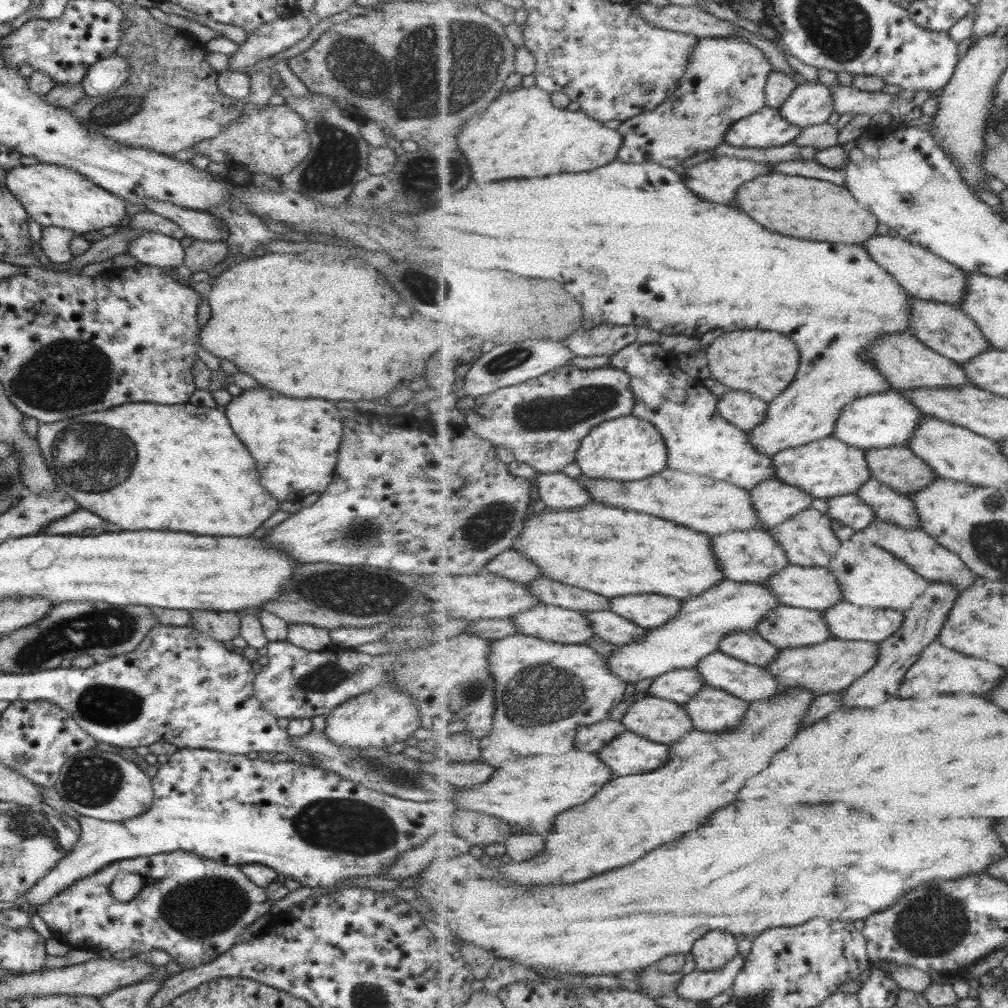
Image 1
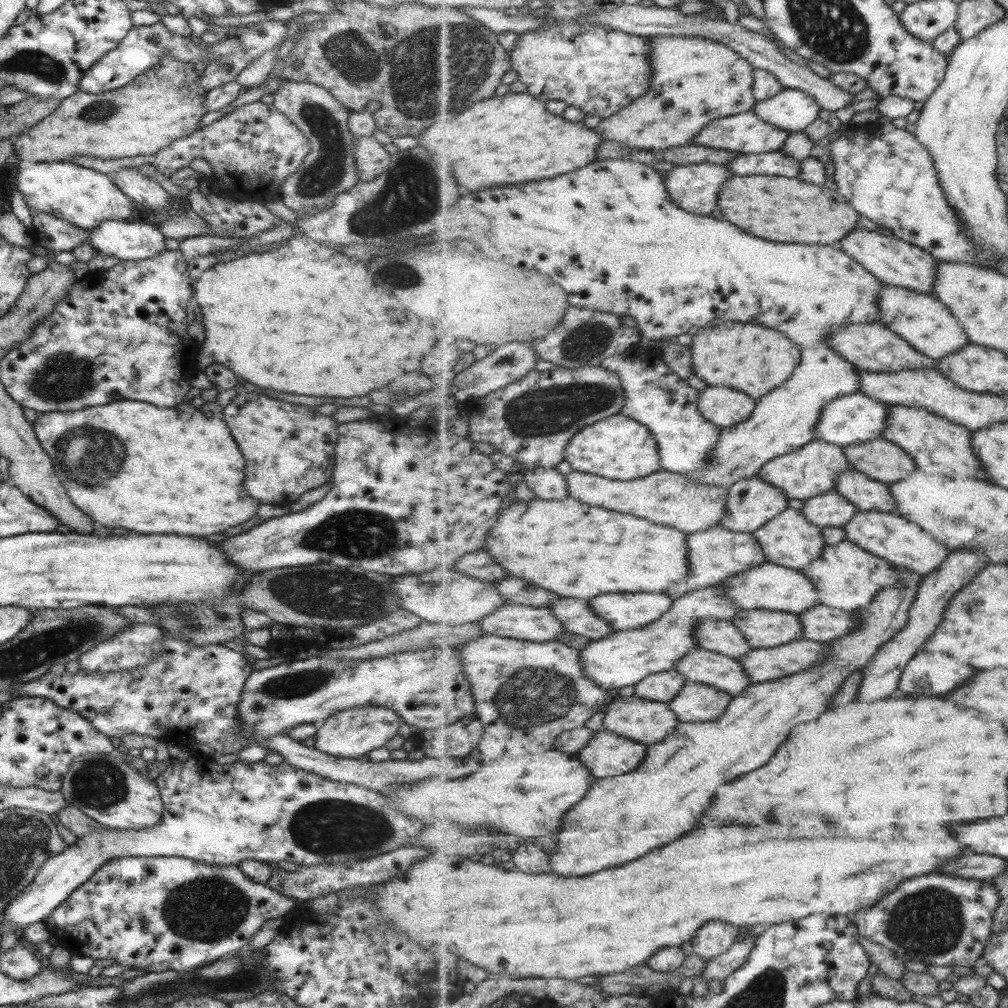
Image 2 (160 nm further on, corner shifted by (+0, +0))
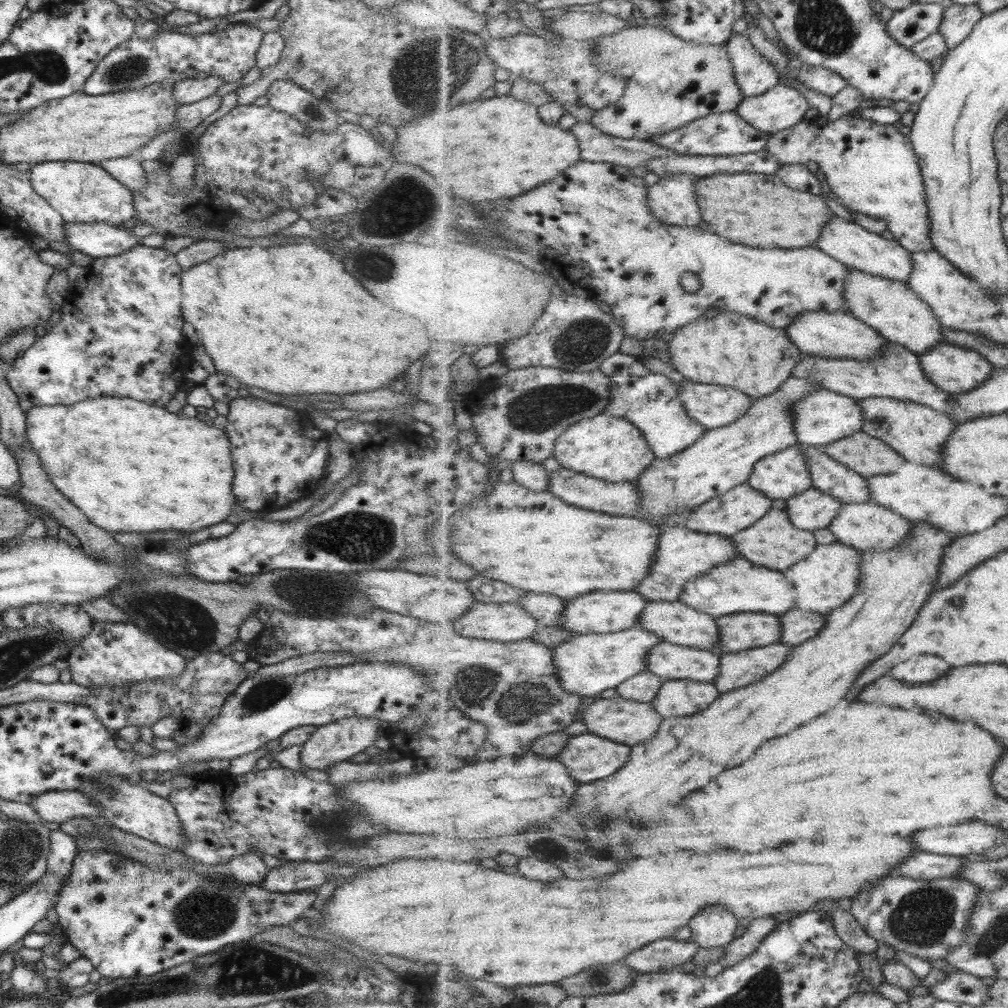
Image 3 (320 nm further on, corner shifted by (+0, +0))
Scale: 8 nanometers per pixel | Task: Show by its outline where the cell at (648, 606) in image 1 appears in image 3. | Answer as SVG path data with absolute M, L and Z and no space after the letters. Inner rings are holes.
M634 590L588 592L572 599L566 599L561 628L572 635L619 633L640 624L641 613L650 602L651 600Z

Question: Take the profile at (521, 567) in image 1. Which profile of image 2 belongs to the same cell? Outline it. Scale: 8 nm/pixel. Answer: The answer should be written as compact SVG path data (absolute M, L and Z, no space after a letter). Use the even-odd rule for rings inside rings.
M485 550L465 554L459 564L453 569L471 577L484 580L485 582L495 582L509 577L505 568L501 567L492 554Z

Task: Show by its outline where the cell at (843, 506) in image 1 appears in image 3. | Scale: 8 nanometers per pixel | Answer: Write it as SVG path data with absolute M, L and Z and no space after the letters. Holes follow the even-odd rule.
M811 487L799 496L786 501L785 510L793 525L805 531L828 528L839 516L844 503L829 493Z

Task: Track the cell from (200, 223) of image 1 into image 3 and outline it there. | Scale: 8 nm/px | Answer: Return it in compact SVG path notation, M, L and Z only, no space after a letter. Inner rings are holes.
M125 156L125 158L105 160L99 165L107 174L135 194L144 185L146 177L139 163L132 156Z

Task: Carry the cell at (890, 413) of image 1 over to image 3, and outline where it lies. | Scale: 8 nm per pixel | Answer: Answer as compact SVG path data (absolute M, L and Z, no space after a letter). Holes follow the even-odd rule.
M827 389L807 394L794 404L792 410L796 416L794 423L799 442L818 448L862 431L864 420L867 419L864 418L859 399Z

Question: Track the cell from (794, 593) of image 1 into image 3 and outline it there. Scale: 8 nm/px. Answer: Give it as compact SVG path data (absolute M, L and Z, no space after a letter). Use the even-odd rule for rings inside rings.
M739 557L737 560L729 560L727 564L719 564L707 574L689 580L680 594L680 601L699 612L706 612L715 617L741 612L761 612L780 616L794 608L797 595L795 587L787 580L783 571L755 565L752 561Z

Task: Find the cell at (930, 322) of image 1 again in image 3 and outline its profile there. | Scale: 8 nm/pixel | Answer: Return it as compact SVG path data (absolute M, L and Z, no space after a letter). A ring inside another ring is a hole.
M853 269L846 278L844 292L845 301L847 301L847 304L844 305L844 308L846 308L846 310L849 313L853 313L859 320L861 320L861 322L864 322L865 324L868 324L869 326L876 328L890 342L905 345L905 348L908 348L909 350L911 350L911 352L917 353L919 356L921 356L924 352L930 351L933 347L936 347L938 344L941 344L943 342L946 343L946 340L944 340L945 326L937 318L936 313L933 312L933 309L929 306L929 304L923 301L923 299L921 299L919 295L917 295L917 292L915 292L906 281L886 279L885 277L875 276L859 269Z

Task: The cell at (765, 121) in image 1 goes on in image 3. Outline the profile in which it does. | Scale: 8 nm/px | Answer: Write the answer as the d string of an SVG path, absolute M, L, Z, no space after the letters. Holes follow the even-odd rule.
M729 111L701 117L685 127L672 130L670 133L655 135L650 141L665 148L671 148L679 155L733 156L767 150L771 137L772 133L755 128L741 114Z

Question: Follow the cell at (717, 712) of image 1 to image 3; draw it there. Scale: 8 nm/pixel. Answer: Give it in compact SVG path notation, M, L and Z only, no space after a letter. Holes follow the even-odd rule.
M667 678L651 703L663 718L668 719L704 711L720 694L711 681Z

